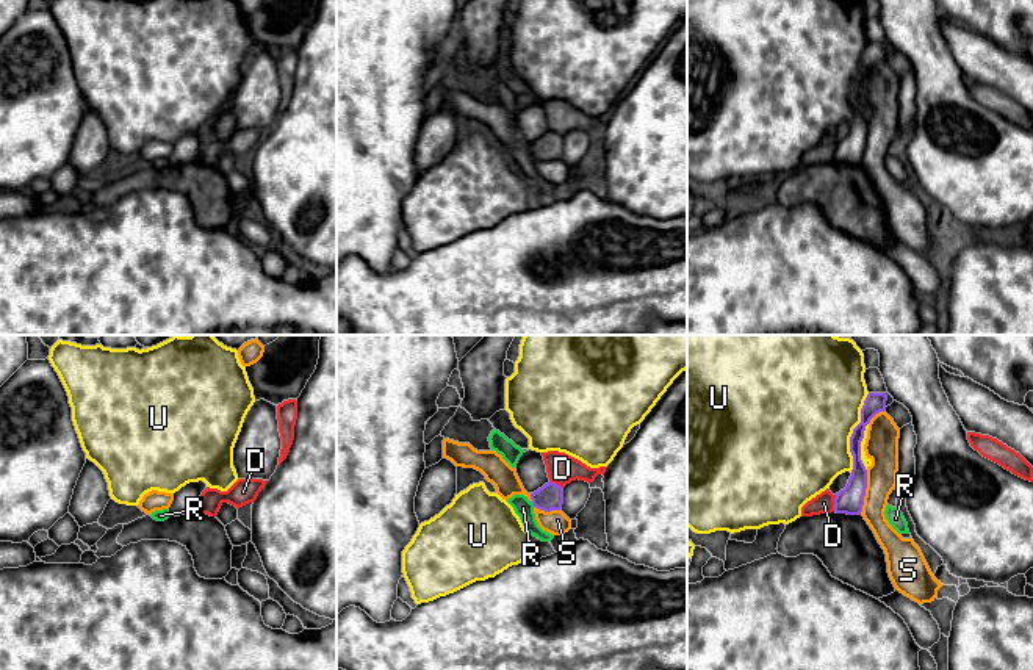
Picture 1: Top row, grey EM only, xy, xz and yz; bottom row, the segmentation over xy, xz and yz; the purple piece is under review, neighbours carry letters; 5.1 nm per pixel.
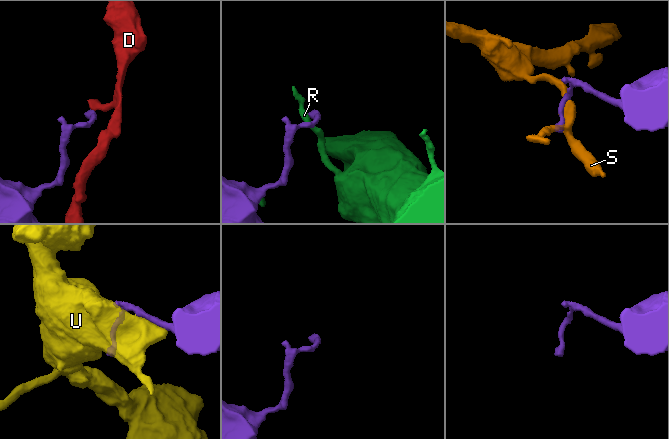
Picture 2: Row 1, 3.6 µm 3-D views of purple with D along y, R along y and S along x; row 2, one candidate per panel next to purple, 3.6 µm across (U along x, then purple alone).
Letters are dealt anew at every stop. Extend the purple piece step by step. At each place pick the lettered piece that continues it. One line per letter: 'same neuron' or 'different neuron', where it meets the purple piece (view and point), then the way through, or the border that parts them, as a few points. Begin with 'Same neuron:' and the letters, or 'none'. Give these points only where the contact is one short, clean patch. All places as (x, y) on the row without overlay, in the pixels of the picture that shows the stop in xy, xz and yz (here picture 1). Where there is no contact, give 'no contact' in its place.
Same neuron: none
D: different neuron; meets purple in yz at (835, 152)
R: different neuron; meets purple in xz at (532, 152); border along xz (531, 151), (534, 155)
S: different neuron; meets purple in yz at (864, 141)
U: different neuron; meets purple in yz at (853, 82)

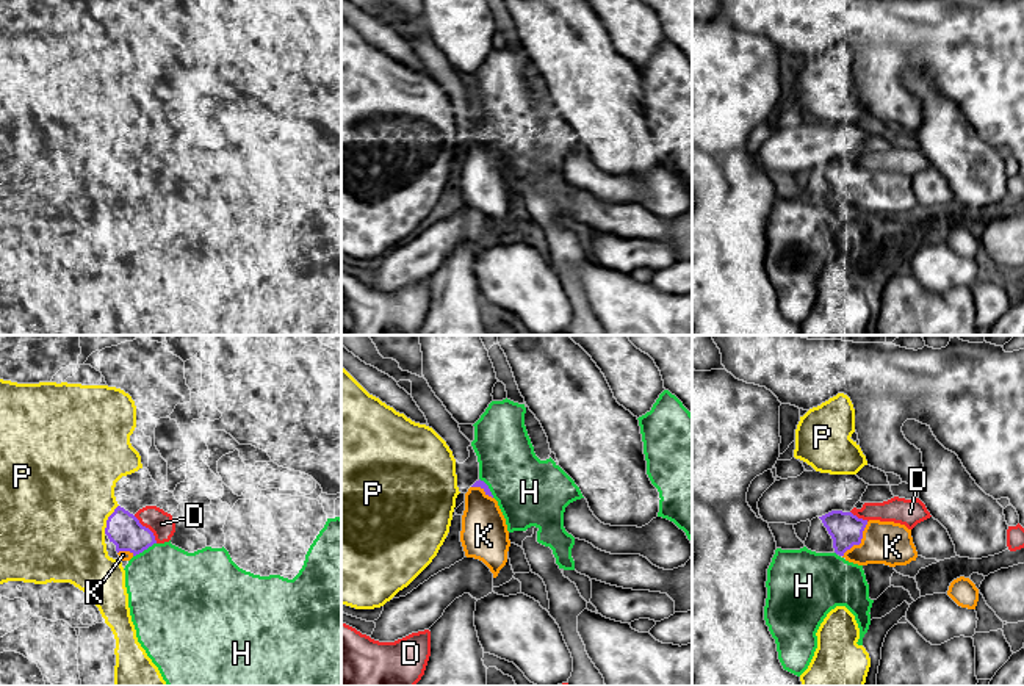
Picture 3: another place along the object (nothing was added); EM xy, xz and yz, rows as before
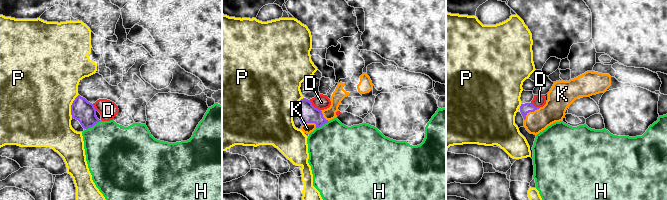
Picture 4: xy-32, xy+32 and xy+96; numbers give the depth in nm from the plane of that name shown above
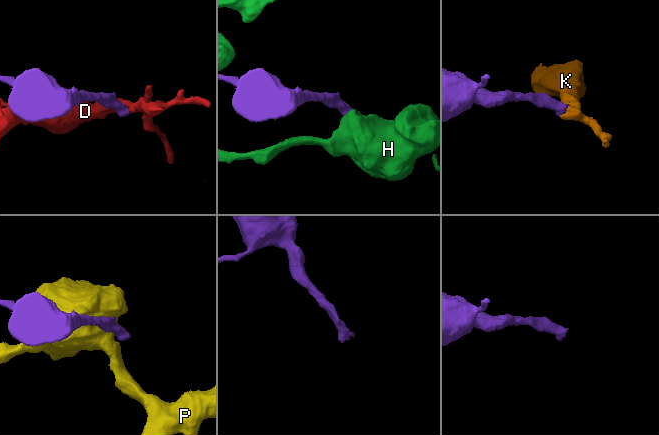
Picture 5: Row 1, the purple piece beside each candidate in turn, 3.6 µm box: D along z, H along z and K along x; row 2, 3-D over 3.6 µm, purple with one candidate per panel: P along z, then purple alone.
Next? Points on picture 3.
Same neuron: K
D: different neuron; meets purple in xy at (147, 177)
H: different neuron; meets purple in xy at (144, 198)
K: same neuron; meets purple in yz at (860, 191)
P: different neuron; meets purple in xy at (108, 168)

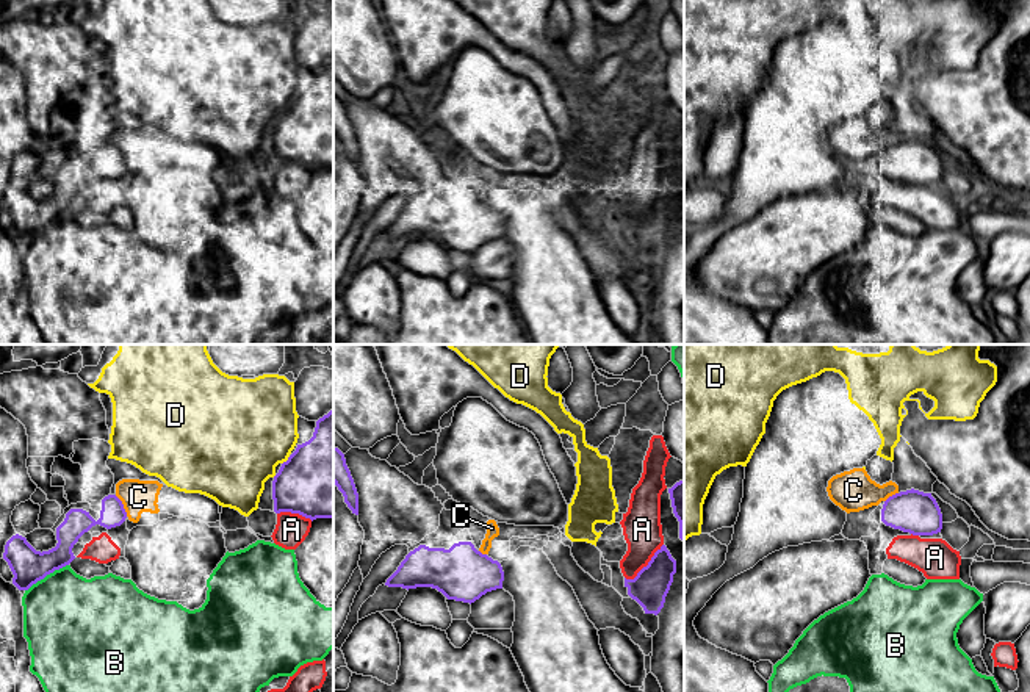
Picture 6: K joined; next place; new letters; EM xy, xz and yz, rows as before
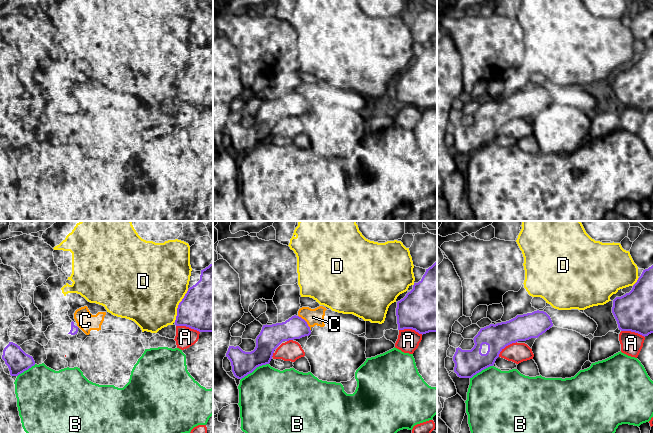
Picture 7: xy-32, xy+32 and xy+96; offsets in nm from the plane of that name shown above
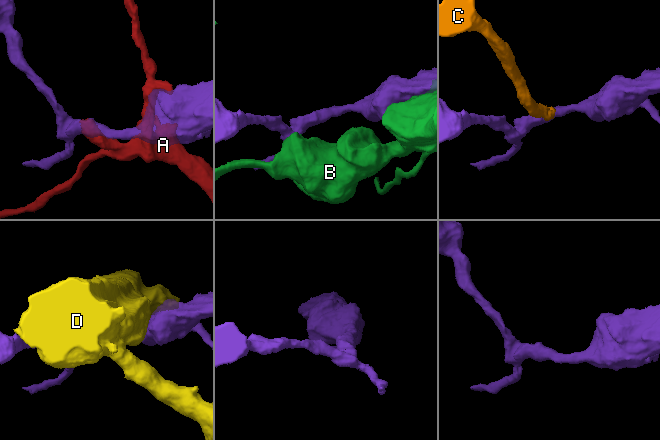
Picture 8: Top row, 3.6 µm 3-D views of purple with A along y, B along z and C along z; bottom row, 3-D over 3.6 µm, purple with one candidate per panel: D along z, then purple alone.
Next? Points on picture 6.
Same neuron: none
A: different neuron; meets purple in xz at (647, 215)
B: different neuron; meets purple in xy at (46, 224)
C: different neuron; meets purple in xy at (122, 155)
D: different neuron; meets purple in xy at (287, 110)

